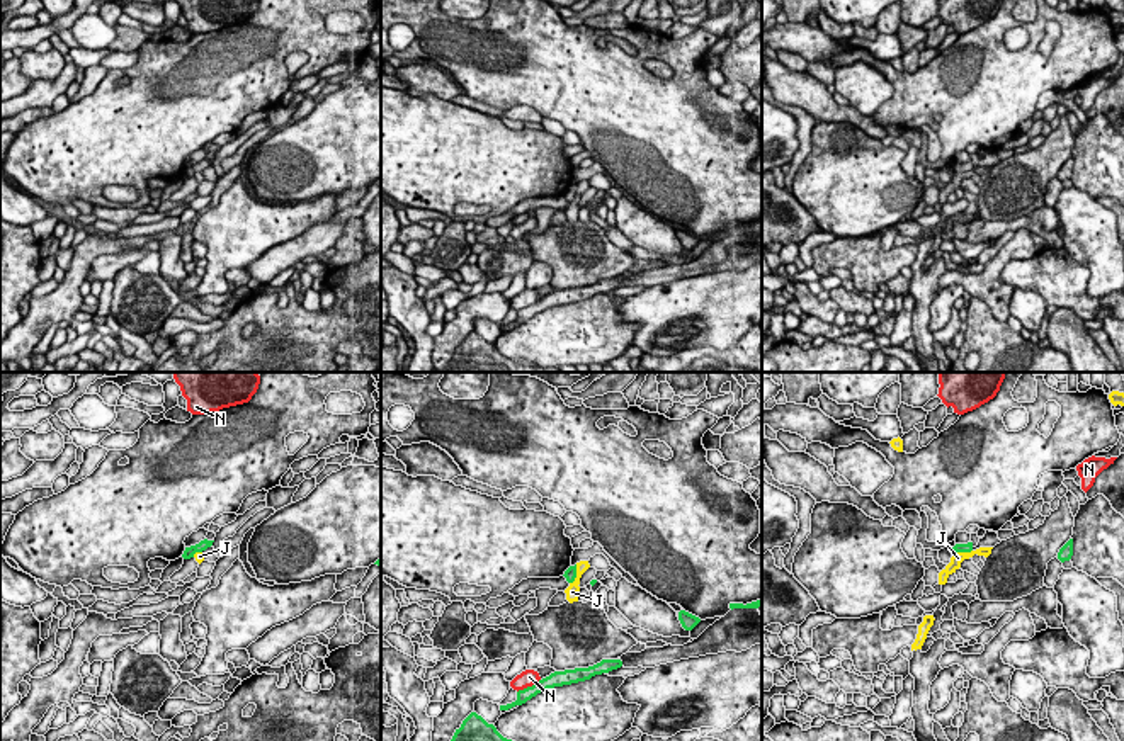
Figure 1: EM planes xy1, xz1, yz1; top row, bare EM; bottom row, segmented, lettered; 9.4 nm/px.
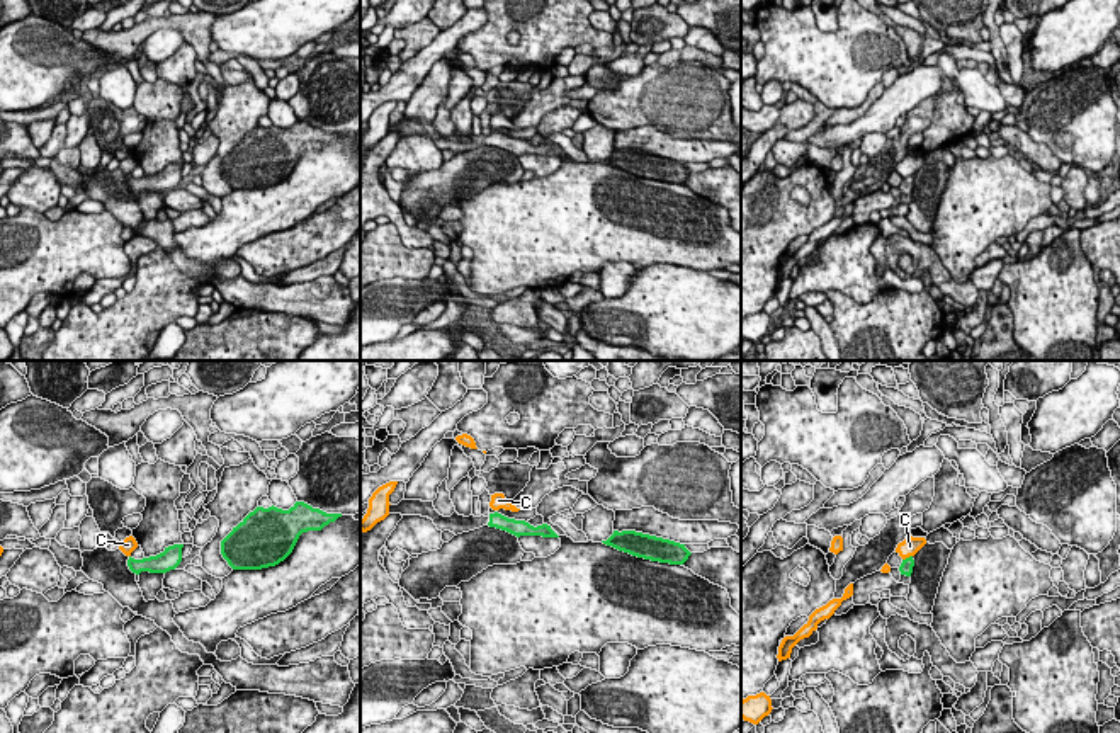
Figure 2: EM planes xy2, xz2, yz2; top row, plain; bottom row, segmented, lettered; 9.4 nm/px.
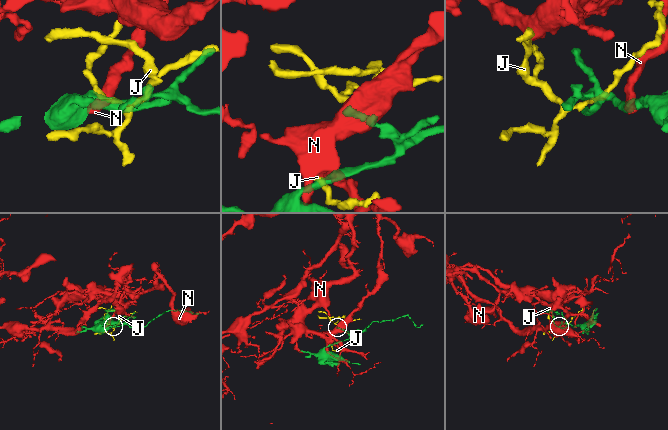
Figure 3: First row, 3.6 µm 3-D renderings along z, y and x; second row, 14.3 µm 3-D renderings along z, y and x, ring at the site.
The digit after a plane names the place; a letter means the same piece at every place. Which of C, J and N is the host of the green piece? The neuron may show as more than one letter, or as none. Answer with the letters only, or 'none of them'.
none of them

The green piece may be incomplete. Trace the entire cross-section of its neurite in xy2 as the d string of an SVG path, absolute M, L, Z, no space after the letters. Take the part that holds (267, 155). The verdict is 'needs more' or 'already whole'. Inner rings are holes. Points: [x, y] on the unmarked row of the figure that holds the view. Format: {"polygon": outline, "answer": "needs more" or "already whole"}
{"polygon": "M304 121L289 129L257 126L221 160L221 173L233 189L262 189L284 180L299 155L321 150L342 133L326 133Z", "answer": "already whole"}

